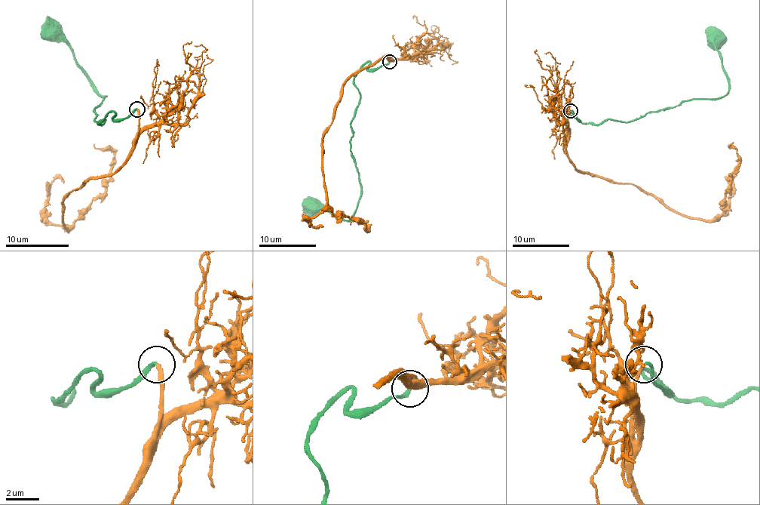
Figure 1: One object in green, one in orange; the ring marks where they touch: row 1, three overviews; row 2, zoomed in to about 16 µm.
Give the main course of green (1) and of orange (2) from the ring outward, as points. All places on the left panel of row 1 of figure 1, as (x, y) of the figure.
1: (136, 109), (121, 119), (112, 111), (102, 124), (94, 119), (105, 96), (47, 16)
2: (137, 109), (131, 155), (62, 200), (68, 230), (104, 192), (112, 168), (114, 154), (93, 144)

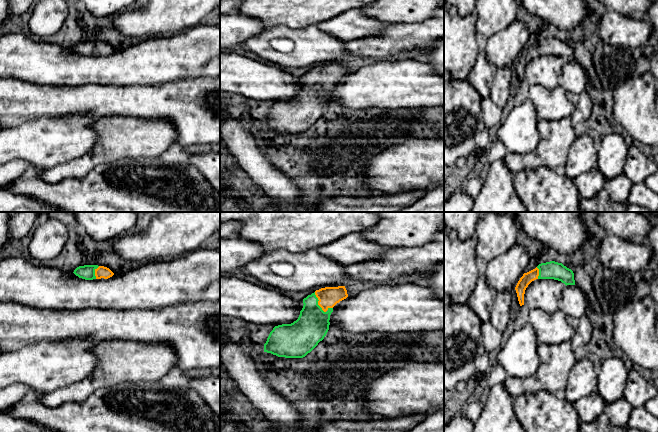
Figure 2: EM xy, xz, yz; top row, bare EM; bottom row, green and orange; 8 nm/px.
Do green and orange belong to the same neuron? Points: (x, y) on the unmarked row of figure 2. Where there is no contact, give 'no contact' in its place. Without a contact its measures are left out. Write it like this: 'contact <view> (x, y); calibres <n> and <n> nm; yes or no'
contact xz (317, 78); calibres 260 and 170 nm; yes

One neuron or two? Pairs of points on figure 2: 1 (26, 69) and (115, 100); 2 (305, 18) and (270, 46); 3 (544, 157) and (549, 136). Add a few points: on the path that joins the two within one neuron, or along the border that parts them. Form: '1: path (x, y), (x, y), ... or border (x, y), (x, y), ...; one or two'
1: border (49, 85), (97, 85); two
2: border (315, 24), (299, 28), (282, 25), (270, 27); two
3: path (549, 152), (549, 141); one

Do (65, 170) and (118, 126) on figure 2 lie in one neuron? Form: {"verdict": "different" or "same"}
{"verdict": "same"}

